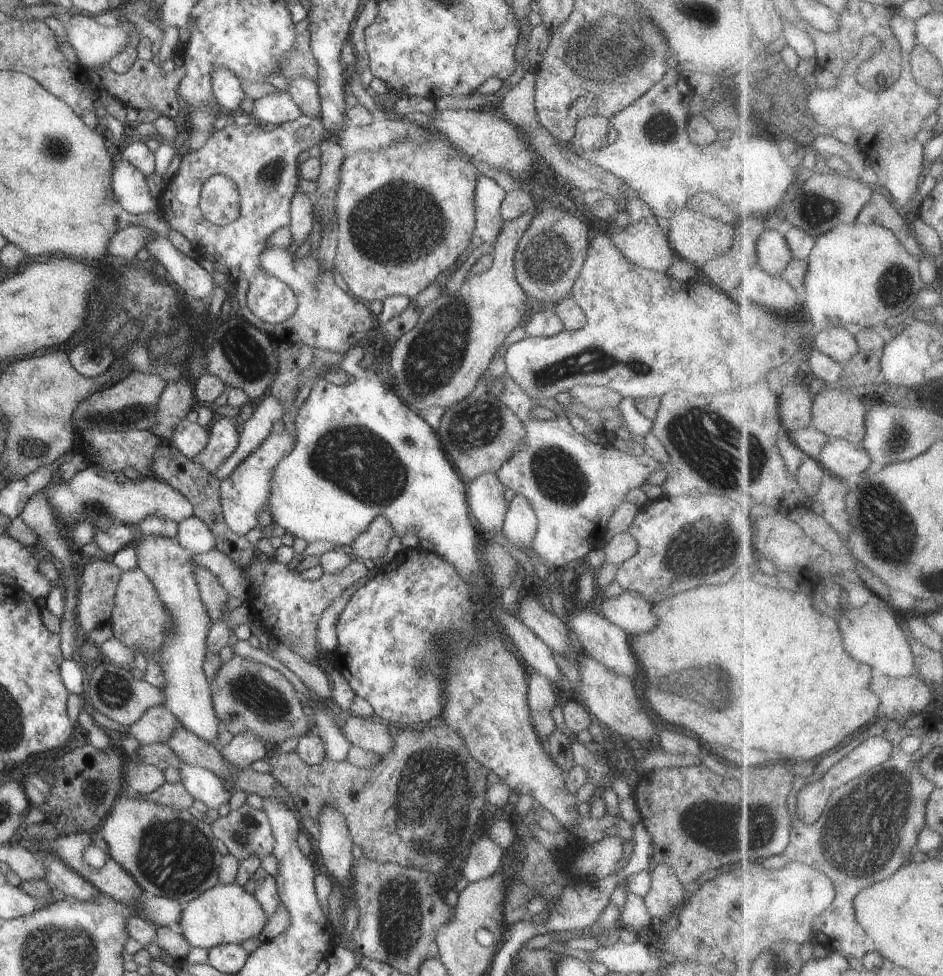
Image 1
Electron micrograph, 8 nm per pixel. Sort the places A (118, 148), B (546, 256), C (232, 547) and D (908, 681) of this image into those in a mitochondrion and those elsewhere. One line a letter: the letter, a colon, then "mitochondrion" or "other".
A: other
B: mitochondrion
C: other
D: other

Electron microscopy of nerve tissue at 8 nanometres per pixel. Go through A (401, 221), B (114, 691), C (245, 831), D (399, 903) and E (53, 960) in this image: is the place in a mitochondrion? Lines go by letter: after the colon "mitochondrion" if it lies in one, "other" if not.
A: mitochondrion
B: mitochondrion
C: mitochondrion
D: mitochondrion
E: mitochondrion

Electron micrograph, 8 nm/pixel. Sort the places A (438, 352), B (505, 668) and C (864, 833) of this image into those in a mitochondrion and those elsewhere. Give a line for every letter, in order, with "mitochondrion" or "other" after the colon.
A: mitochondrion
B: mitochondrion
C: mitochondrion

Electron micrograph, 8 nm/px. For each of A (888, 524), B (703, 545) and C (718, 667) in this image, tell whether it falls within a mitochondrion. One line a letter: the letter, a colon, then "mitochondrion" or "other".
A: mitochondrion
B: mitochondrion
C: mitochondrion

